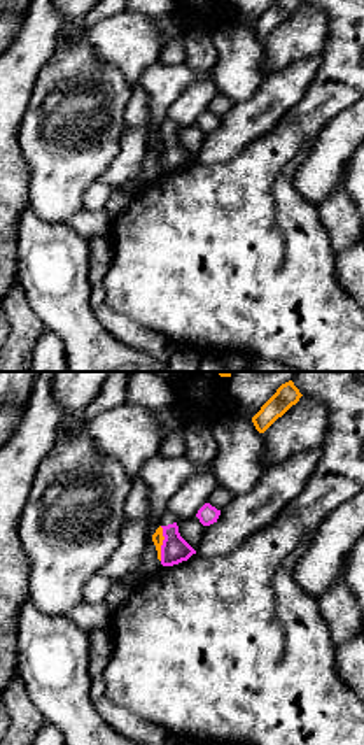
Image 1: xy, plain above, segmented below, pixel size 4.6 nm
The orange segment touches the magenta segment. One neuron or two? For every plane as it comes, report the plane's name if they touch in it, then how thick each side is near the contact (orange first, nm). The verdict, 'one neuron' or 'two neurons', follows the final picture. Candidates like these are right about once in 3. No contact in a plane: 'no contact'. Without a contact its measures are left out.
meets orange in xy; 50 nm thick on the orange side, 120 nm on the other

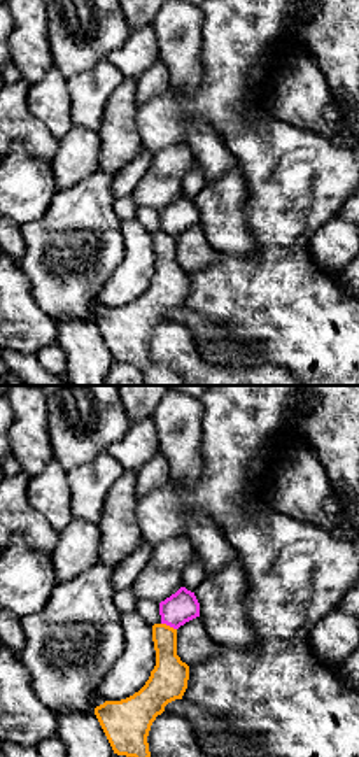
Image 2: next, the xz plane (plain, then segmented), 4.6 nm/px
meets orange in xz; 180 nm thick on the orange side, 140 nm on the other

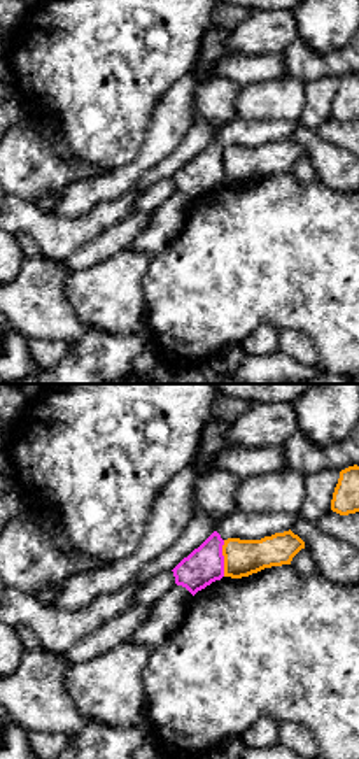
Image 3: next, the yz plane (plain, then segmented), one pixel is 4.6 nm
meets orange in yz; 170 nm thick on the orange side, 170 nm on the other

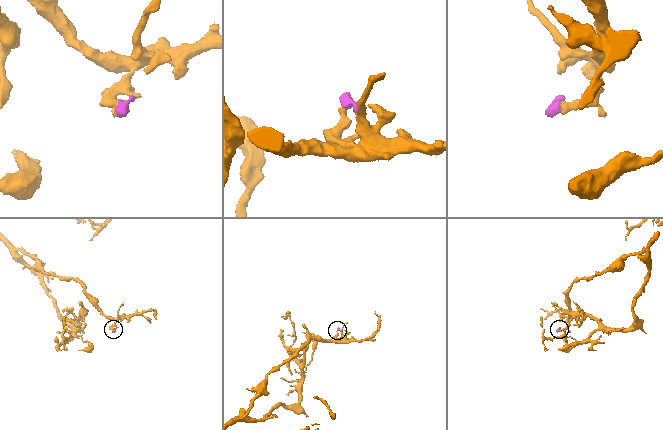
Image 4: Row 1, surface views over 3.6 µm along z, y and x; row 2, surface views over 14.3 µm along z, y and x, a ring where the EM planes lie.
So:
two neurons

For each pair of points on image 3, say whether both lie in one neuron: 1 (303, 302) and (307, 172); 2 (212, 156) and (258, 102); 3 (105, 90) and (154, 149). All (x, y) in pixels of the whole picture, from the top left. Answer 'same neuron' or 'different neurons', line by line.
1: different neurons
2: different neurons
3: different neurons

